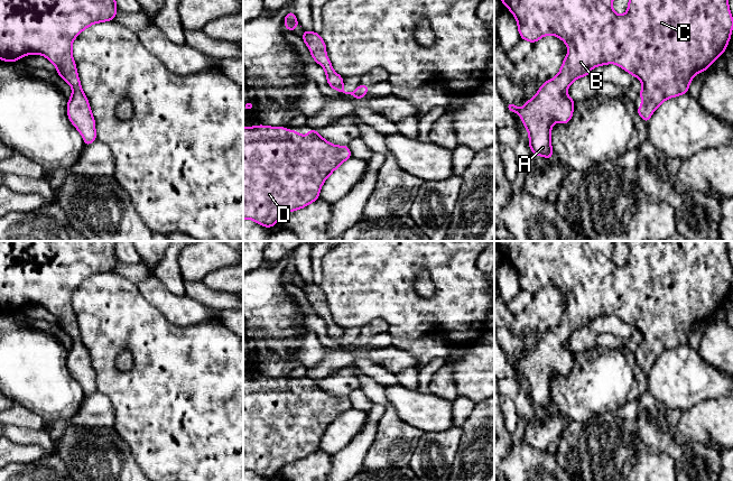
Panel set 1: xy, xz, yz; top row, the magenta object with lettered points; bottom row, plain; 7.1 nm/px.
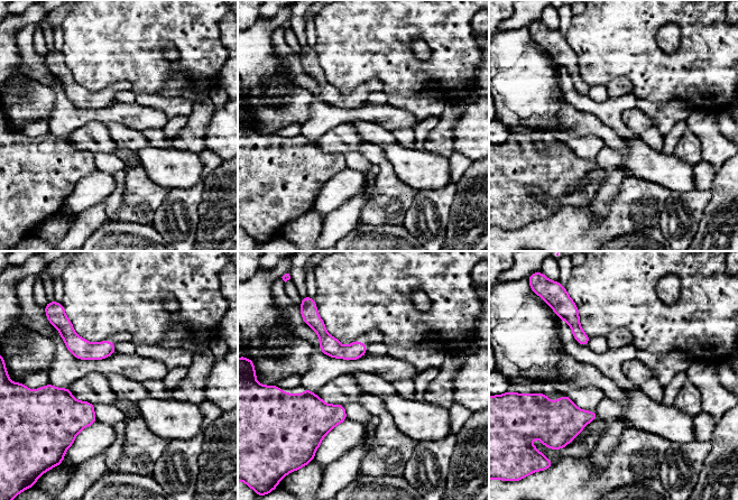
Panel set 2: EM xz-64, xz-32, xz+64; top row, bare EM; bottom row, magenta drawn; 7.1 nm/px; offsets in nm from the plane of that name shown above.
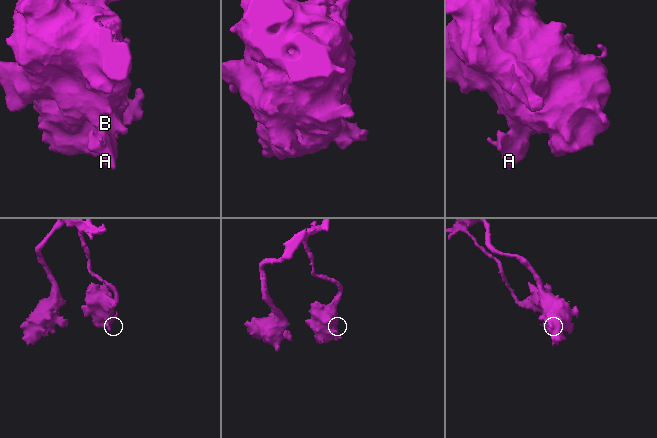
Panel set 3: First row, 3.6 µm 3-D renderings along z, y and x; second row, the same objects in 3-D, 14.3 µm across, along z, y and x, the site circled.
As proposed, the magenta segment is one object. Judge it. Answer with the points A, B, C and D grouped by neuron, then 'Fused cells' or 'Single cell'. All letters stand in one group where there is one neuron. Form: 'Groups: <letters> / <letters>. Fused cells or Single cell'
Groups: A B C D. Single cell

